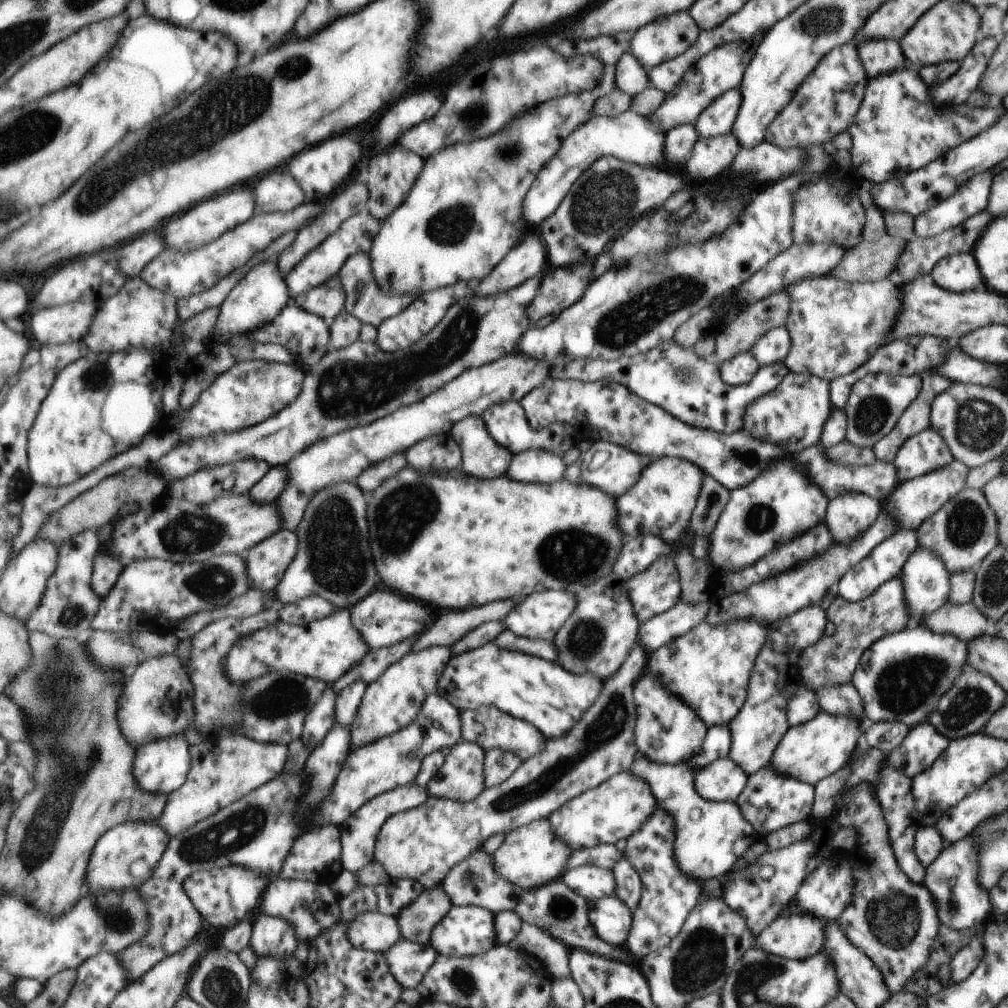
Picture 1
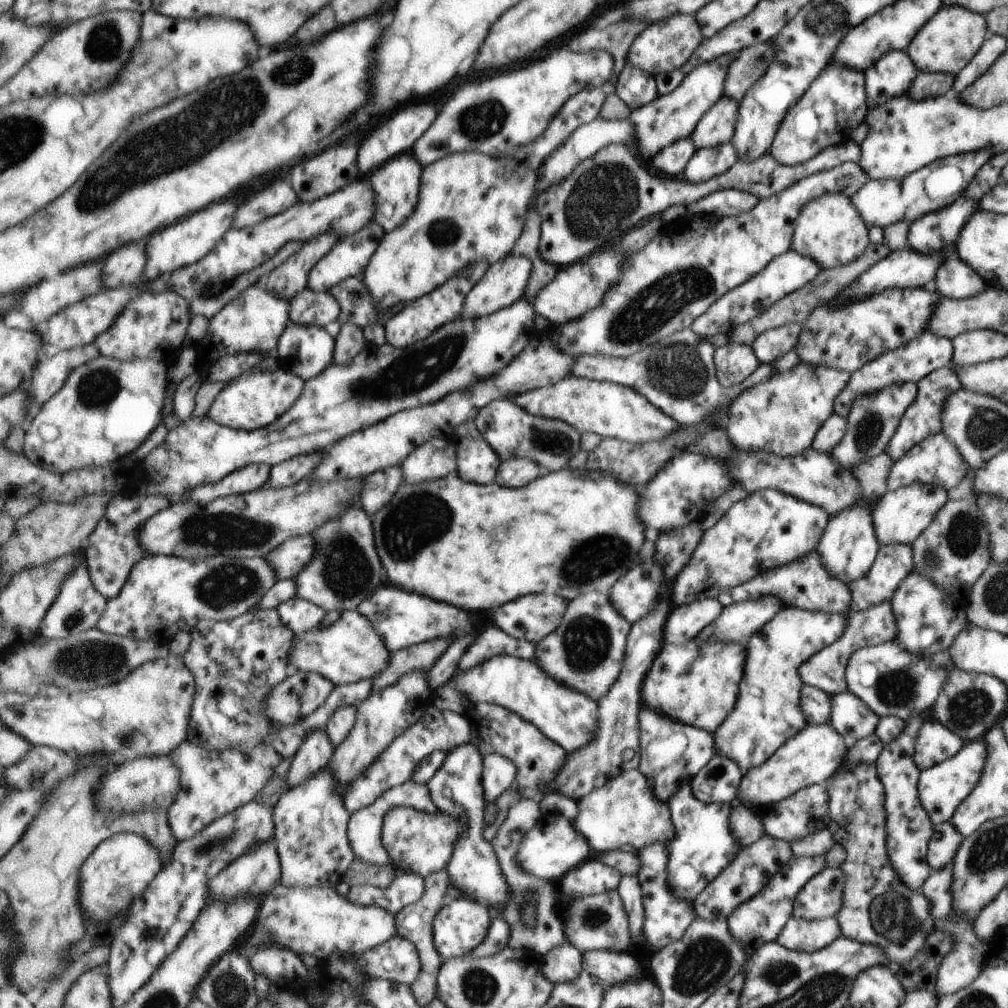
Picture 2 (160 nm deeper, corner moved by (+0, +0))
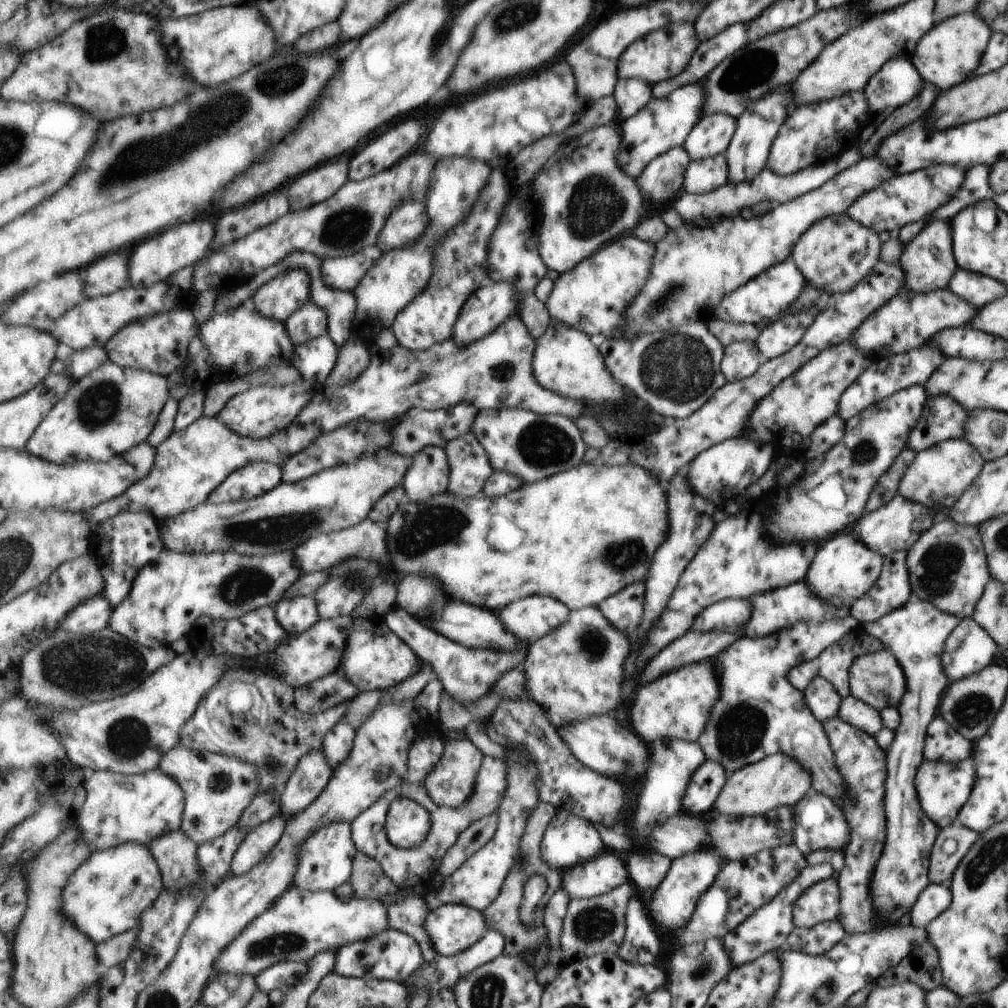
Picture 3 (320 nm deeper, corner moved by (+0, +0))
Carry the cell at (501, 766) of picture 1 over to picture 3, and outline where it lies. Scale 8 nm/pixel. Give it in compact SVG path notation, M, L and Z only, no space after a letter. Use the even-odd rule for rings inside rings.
M484 756L484 764L476 780L475 792L470 799L461 807L442 807L429 796L423 783L413 783L409 780L389 791L379 799L371 808L361 814L352 824L352 835L358 848L358 852L364 852L371 858L378 860L389 878L398 887L413 889L420 885L430 888L435 880L435 874L439 872L444 862L444 856L448 854L460 836L481 819L485 819L497 812L501 801L504 799L505 791L508 790L508 764L501 758ZM400 797L415 799L431 813L432 827L428 832L428 838L419 846L402 849L393 844L386 832L386 819L392 803Z

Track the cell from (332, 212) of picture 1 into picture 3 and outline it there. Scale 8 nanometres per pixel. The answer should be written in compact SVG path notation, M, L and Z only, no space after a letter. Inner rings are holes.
M295 269L279 275L275 280L263 285L251 304L269 319L287 324L312 296L311 275L305 269Z

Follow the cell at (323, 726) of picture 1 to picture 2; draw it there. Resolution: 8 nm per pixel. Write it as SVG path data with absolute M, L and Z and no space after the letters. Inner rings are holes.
M323 729L313 731L297 749L288 774L289 784L297 787L323 771L336 754L335 746Z

